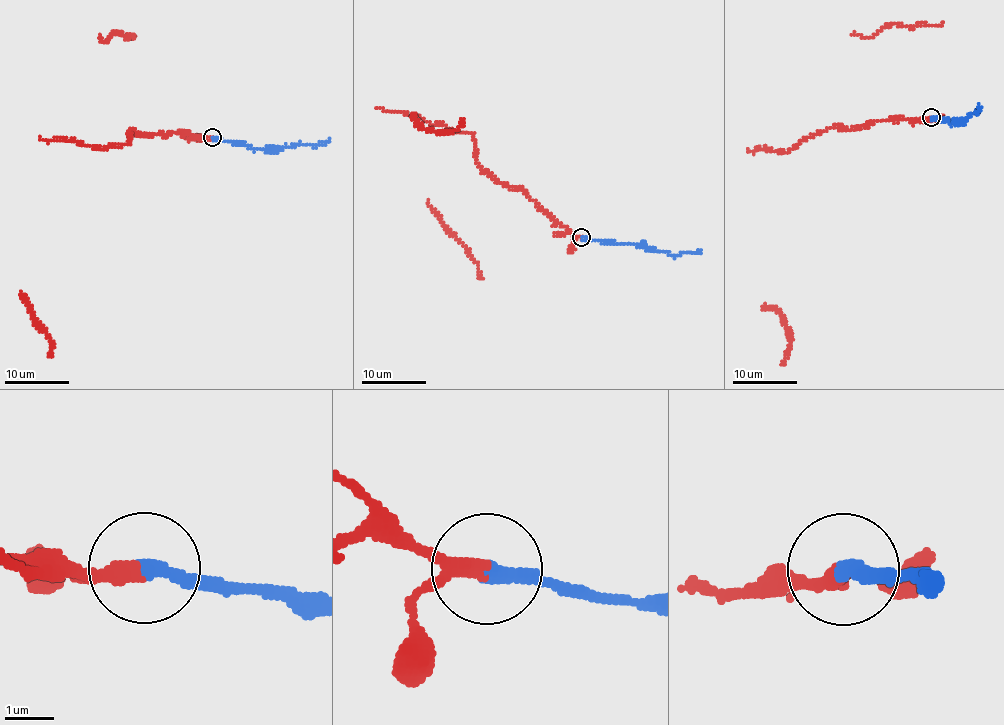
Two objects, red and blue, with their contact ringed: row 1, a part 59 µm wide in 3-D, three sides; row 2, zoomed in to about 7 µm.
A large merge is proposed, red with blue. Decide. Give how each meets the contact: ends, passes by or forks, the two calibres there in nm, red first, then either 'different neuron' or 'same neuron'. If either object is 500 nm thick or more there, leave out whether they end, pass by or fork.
red passes by; blue ends there; 240 nm thick on the red side, 300 nm on the other; same neuron

